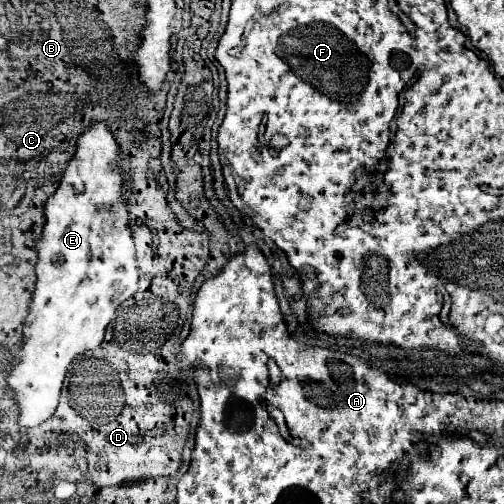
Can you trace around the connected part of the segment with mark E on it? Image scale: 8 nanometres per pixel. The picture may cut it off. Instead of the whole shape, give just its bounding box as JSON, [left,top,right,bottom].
[8,121,138,427]

